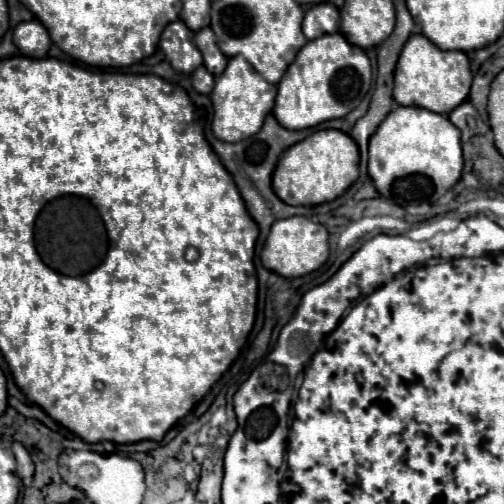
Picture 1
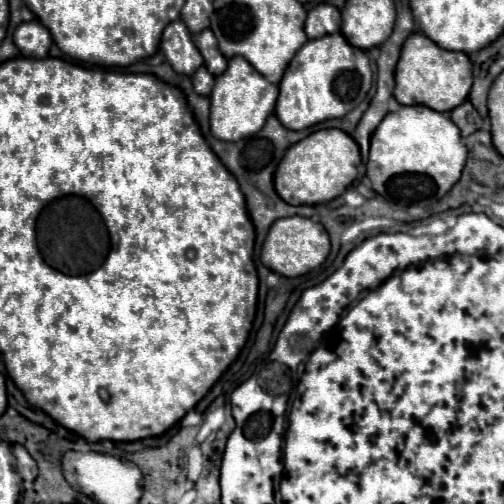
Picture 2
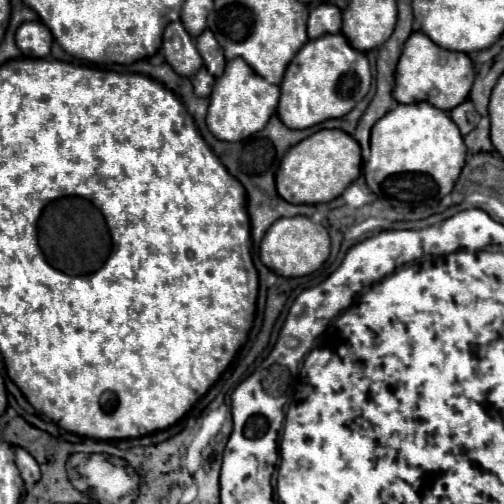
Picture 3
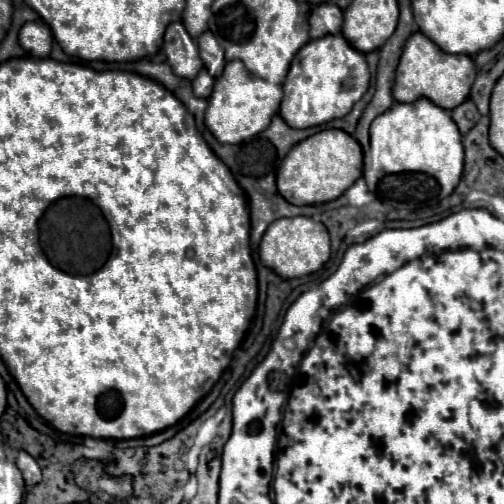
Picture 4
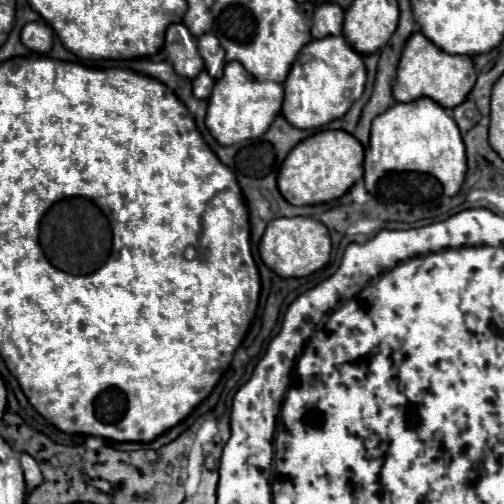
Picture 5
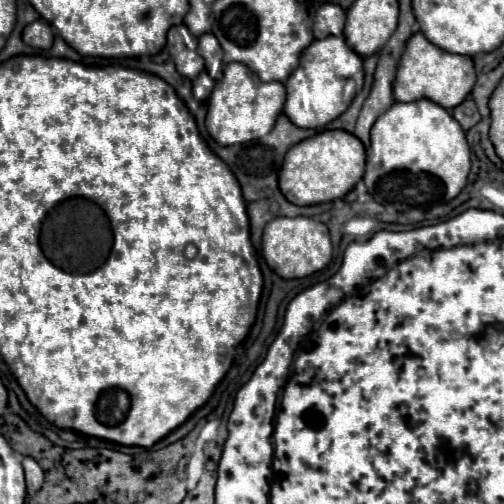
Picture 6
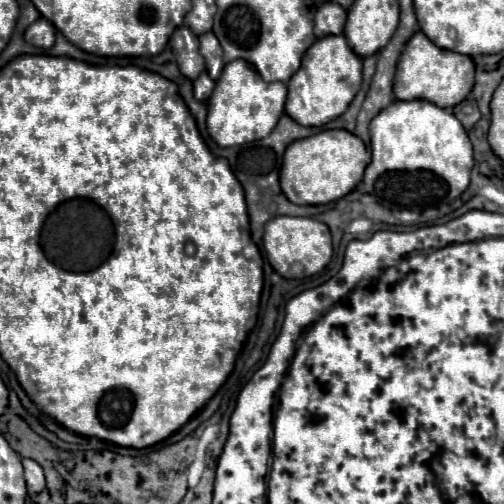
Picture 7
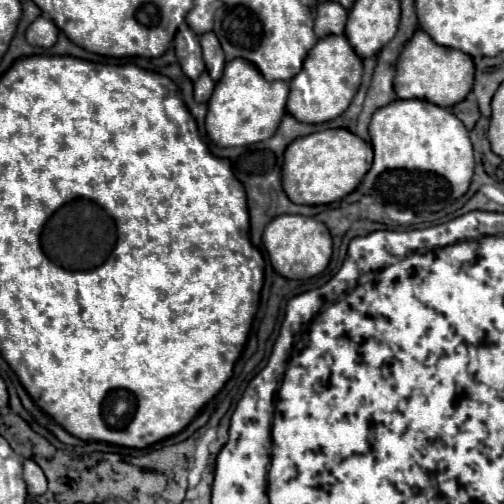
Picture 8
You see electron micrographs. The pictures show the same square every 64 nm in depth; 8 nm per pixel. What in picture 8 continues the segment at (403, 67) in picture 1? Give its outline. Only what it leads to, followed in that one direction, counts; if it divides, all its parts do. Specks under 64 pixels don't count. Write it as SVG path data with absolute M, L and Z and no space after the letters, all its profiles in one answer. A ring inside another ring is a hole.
M418 30L404 46L398 58L398 70L394 78L394 90L398 98L420 98L436 106L450 108L462 102L474 84L474 62L468 54L454 48L440 48L432 38Z

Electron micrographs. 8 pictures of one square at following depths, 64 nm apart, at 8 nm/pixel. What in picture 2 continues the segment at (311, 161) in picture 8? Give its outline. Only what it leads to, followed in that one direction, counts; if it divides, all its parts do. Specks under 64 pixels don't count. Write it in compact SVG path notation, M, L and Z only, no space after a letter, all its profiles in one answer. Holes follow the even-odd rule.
M330 128L330 130L316 130L308 138L300 140L280 160L276 174L274 174L274 186L280 198L288 204L320 204L330 202L338 198L358 176L358 164L360 164L360 148L358 144L342 130Z

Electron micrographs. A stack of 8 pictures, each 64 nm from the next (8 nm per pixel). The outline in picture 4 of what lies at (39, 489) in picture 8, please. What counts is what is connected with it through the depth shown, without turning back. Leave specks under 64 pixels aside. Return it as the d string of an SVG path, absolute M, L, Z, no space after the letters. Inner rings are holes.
M20 450L18 460L16 460L16 466L20 468L20 472L22 472L24 482L26 482L26 486L28 486L28 488L30 488L30 486L34 486L34 484L38 484L38 482L42 480L40 466L38 466L38 462L36 462L28 452Z

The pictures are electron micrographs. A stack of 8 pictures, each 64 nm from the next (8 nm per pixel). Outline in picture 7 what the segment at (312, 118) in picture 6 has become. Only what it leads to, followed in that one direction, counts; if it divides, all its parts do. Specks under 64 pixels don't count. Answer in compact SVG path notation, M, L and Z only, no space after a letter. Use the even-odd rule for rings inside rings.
M326 36L316 40L302 58L300 70L288 82L286 114L302 126L324 126L346 112L362 84L362 58L352 52L346 38Z

